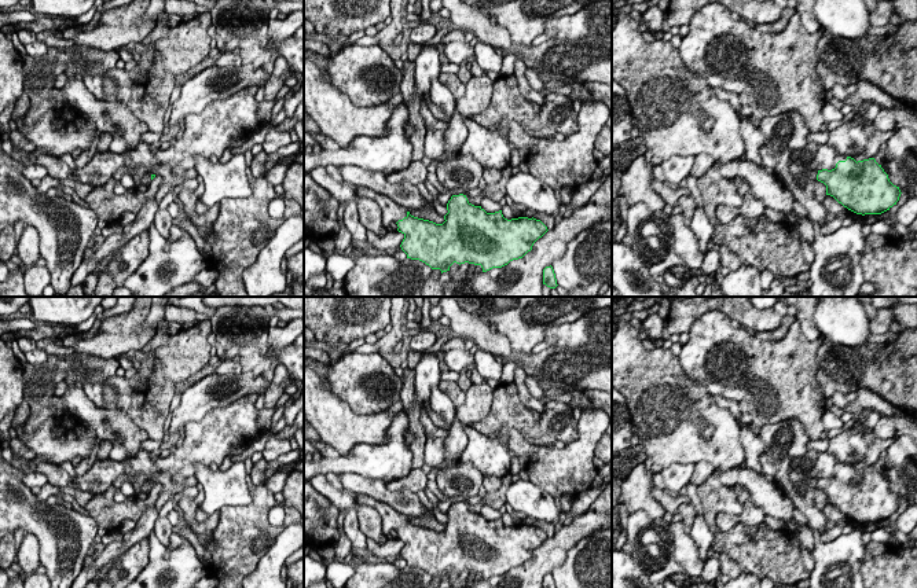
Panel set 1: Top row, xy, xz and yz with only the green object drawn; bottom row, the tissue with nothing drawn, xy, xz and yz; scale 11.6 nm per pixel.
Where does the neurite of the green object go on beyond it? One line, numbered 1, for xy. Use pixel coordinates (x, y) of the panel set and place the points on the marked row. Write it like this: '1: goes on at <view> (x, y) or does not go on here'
1: does not go on here

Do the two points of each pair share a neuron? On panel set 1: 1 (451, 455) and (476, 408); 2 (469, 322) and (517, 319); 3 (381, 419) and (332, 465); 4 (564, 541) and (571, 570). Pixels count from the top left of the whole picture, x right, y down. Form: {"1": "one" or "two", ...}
{"1": "one", "2": "two", "3": "two", "4": "two"}

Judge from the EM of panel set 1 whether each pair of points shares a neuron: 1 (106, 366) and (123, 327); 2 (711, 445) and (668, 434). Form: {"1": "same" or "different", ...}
{"1": "different", "2": "same"}

